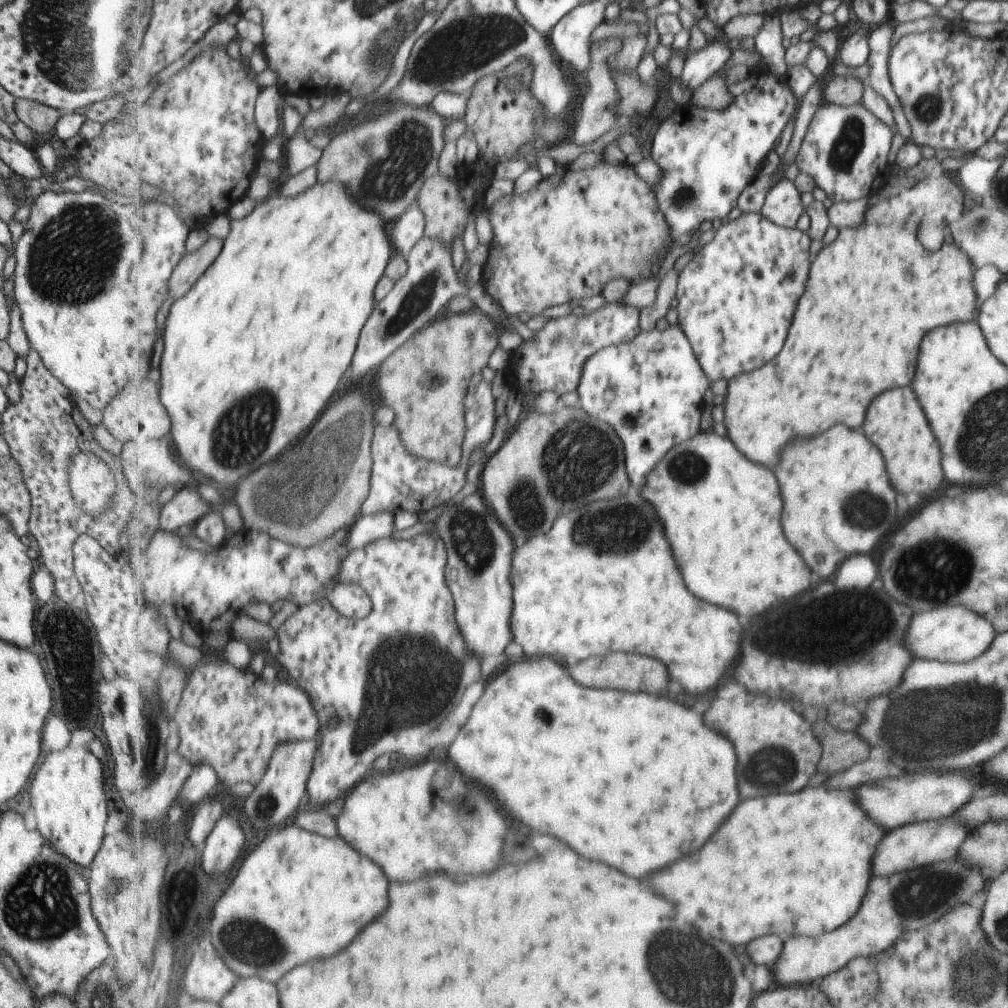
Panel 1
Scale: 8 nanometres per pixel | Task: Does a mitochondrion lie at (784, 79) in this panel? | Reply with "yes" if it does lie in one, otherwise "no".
no

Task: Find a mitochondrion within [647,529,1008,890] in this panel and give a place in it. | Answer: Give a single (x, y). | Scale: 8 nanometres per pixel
(925, 730)

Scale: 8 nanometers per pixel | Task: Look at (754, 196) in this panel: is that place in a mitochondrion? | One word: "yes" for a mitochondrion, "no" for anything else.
no

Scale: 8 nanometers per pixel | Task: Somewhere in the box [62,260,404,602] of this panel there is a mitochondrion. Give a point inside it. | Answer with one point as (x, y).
(305, 495)

